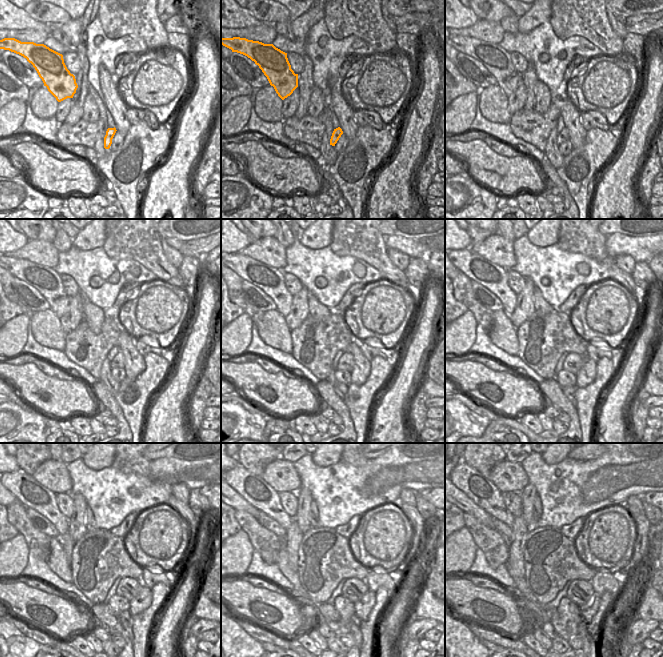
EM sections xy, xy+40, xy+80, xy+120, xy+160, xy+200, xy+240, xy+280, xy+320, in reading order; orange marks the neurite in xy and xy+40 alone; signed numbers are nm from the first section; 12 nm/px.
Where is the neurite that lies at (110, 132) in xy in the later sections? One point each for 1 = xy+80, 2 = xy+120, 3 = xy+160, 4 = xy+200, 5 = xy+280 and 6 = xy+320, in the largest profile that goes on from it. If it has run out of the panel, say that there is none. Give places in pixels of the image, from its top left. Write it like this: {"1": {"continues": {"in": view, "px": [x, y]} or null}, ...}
{"1": {"continues": {"in": "xy+80", "px": [563, 136]}}, "2": {"continues": {"in": "xy+120", "px": [118, 361]}}, "3": {"continues": {"in": "xy+160", "px": [346, 362]}}, "4": {"continues": {"in": "xy+200", "px": [573, 362]}}, "5": {"continues": {"in": "xy+280", "px": [353, 589]}}, "6": {"continues": {"in": "xy+320", "px": [579, 591]}}}

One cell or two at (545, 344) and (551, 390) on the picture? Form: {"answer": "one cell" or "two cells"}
{"answer": "two cells"}

